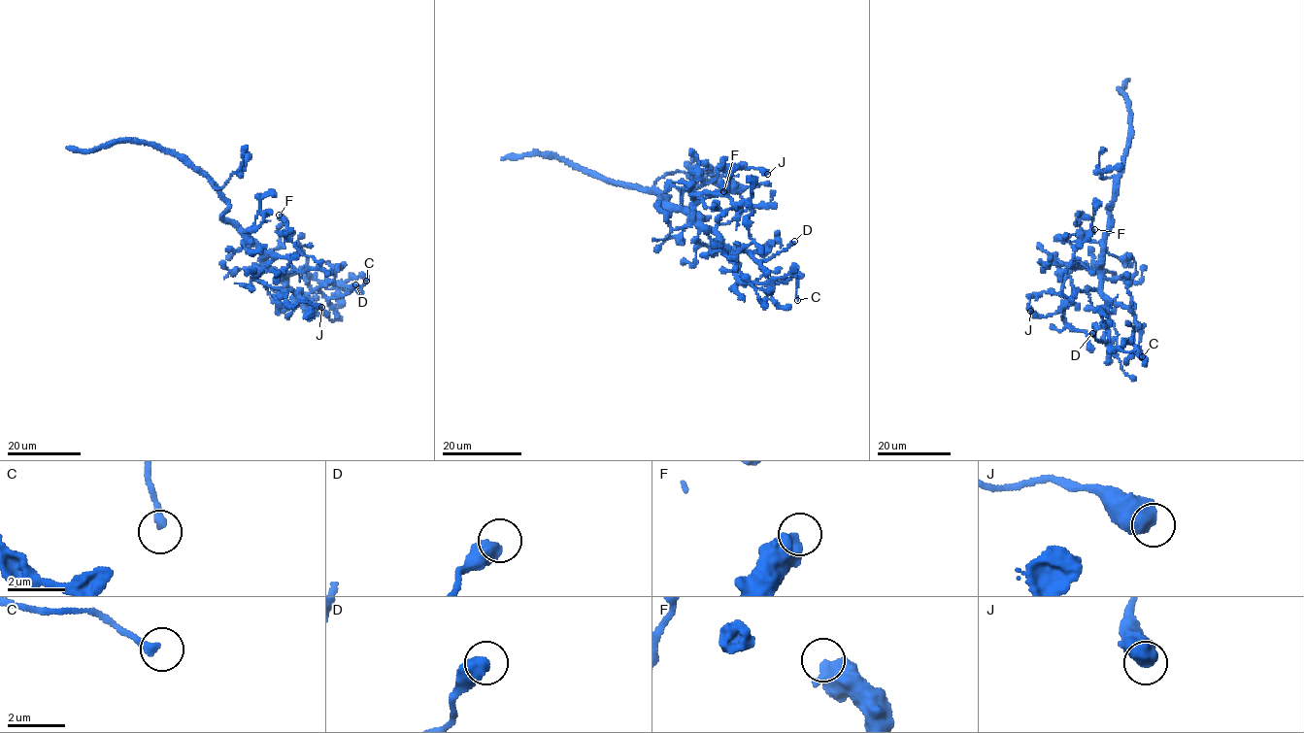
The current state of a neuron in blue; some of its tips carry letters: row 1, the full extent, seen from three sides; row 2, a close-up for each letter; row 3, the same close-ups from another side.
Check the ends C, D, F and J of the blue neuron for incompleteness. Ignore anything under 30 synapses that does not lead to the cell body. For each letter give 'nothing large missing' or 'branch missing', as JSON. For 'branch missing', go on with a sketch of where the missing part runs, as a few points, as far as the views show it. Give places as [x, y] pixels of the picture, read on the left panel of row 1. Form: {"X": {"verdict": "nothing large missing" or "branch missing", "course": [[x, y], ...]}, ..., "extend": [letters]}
{"C": {"verdict": "nothing large missing"}, "D": {"verdict": "nothing large missing"}, "F": {"verdict": "nothing large missing"}, "J": {"verdict": "nothing large missing"}, "extend": []}

